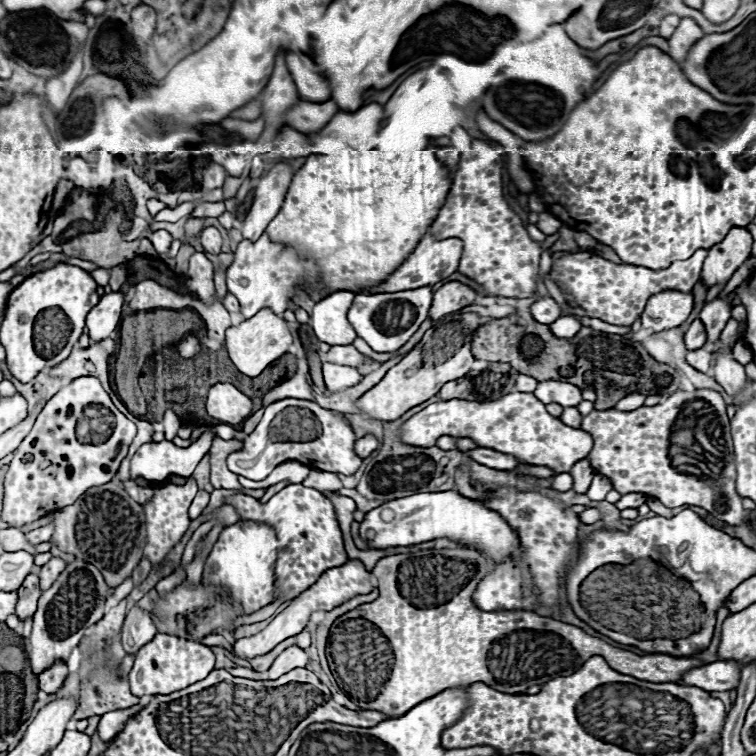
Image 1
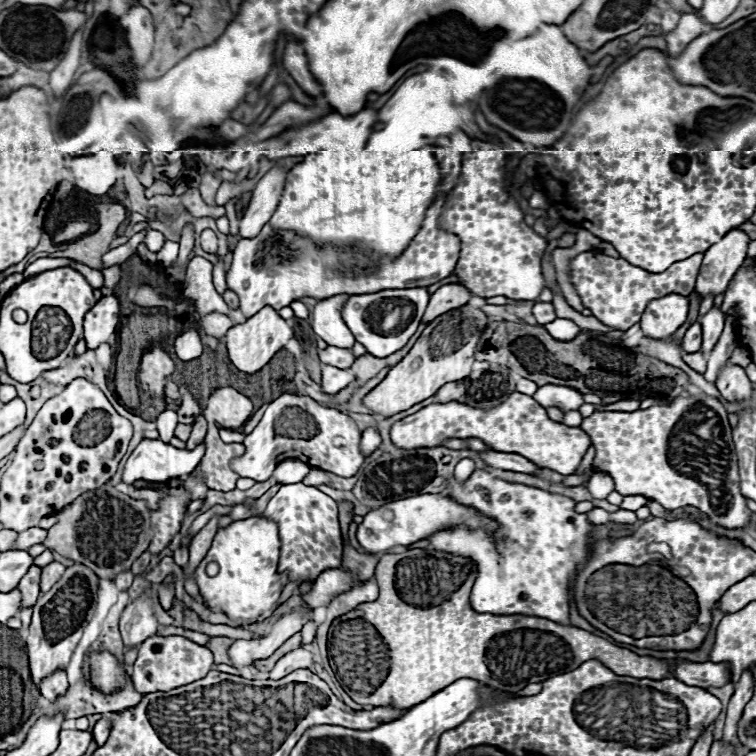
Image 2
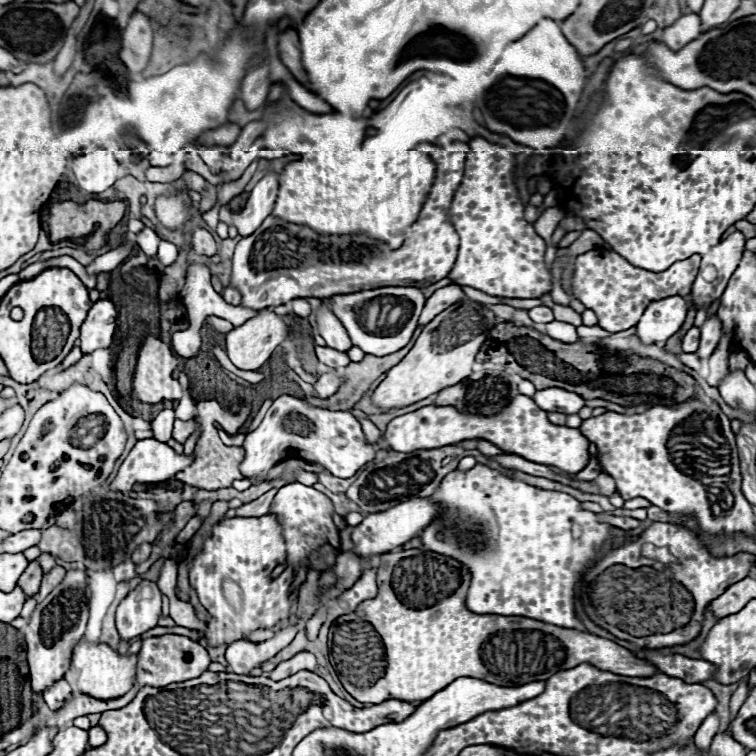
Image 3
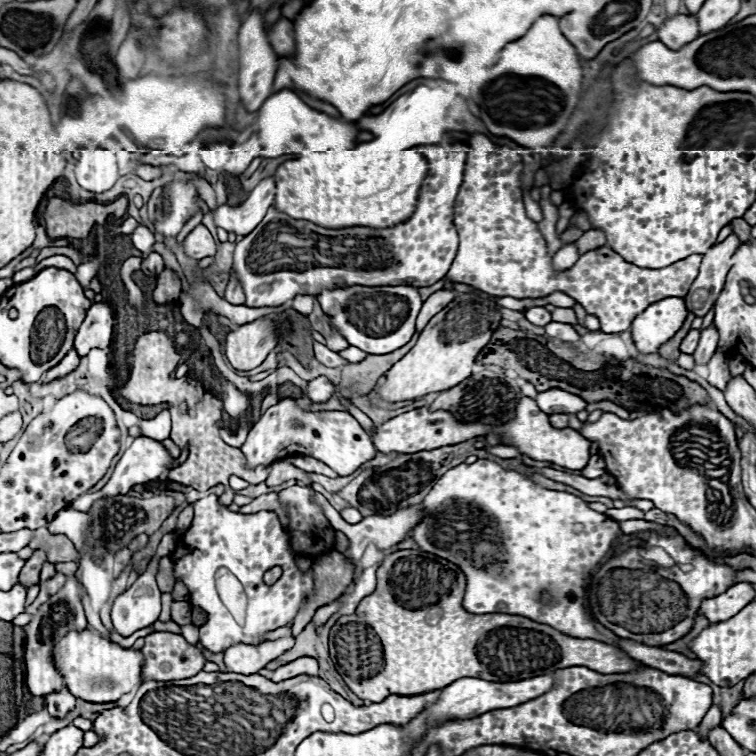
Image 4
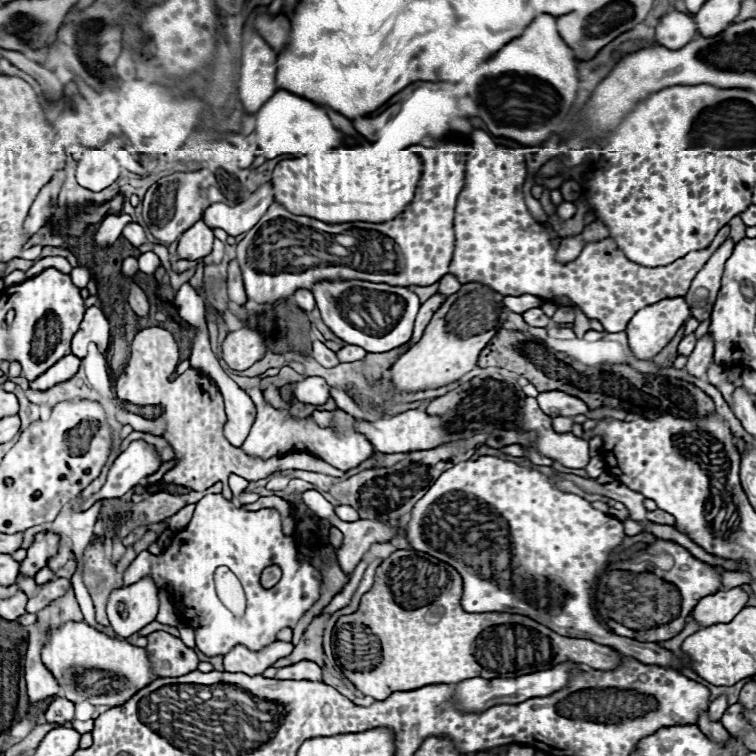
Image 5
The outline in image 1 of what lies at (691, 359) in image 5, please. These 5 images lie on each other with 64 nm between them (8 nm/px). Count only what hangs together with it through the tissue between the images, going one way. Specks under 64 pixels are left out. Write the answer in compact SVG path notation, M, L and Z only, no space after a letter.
M718 296L718 298L714 298L714 300L704 304L704 308L700 312L700 320L706 326L708 342L716 342L718 340L722 328L730 320L730 310L732 310L732 300L728 296L724 296L724 298Z

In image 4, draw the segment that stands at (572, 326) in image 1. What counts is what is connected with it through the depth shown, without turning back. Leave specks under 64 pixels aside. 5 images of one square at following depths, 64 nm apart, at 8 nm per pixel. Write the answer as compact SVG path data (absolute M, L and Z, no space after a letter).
M550 322L550 324L544 328L547 336L552 338L560 338L560 340L566 340L566 342L576 342L576 340L580 338L580 336L578 336L578 332L576 332L570 324Z

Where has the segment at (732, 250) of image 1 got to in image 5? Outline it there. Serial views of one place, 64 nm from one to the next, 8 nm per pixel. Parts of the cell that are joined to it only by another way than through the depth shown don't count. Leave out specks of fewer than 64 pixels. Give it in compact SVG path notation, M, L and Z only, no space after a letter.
M728 238L718 248L718 252L714 252L714 256L710 256L710 260L704 264L704 268L696 274L688 294L684 296L686 302L690 304L692 316L698 318L700 322L710 318L710 314L712 314L712 306L714 306L716 294L718 294L718 288L722 284L724 264L730 258L732 250L734 250L734 242Z

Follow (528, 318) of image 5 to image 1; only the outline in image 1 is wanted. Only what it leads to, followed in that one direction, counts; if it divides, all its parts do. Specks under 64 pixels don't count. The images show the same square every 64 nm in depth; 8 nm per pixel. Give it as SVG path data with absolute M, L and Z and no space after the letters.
M550 296L538 298L538 300L530 306L530 310L532 310L534 320L540 322L540 324L552 324L554 320L558 320L558 316L562 316L560 304L558 304L554 298L550 298Z

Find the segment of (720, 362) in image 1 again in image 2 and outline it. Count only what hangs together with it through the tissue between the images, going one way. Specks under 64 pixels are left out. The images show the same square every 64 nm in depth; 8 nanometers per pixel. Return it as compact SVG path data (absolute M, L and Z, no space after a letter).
M726 362L716 378L716 386L720 390L720 394L734 402L734 400L748 400L752 396L752 382L748 380L746 372L742 366L730 364Z

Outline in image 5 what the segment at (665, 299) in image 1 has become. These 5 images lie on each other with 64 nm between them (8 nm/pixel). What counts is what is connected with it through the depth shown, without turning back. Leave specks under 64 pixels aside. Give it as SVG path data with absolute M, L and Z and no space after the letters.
M680 296L666 298L646 306L644 310L638 310L626 328L634 356L642 360L654 358L674 338L674 334L688 318L688 304Z

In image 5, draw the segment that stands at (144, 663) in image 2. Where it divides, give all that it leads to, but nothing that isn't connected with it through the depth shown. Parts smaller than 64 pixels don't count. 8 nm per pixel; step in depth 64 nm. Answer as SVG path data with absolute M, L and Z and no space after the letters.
M162 630L148 634L146 654L150 656L152 672L158 678L186 676L198 670L200 664L196 650L188 648L180 638Z

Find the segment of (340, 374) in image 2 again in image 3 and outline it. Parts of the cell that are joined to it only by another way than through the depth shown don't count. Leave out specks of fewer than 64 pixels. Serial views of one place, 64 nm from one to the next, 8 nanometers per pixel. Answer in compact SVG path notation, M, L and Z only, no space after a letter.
M326 372L318 378L318 382L314 384L316 390L316 398L330 398L332 394L338 392L338 388L342 386L344 376L338 376L336 372Z

